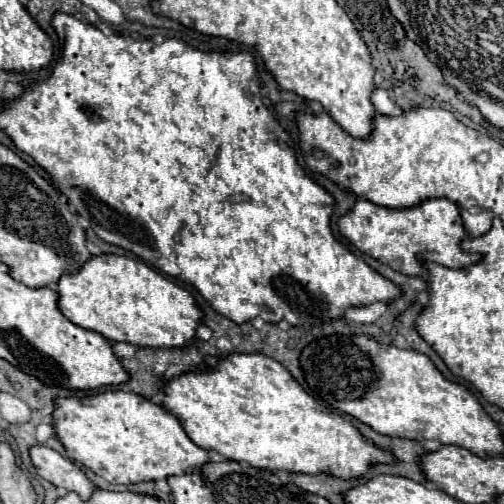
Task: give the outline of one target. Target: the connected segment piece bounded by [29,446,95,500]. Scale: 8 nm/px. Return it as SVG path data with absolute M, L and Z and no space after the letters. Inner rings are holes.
M31 446L29 456L41 478L49 480L51 484L55 484L61 490L65 488L65 490L77 492L85 500L91 496L95 486L81 472L81 468L75 462L71 462L69 458L61 456L59 452L55 452L47 446Z

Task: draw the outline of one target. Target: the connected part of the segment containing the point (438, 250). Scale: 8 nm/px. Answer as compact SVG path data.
M357 198L355 206L337 220L337 226L357 250L407 276L421 276L423 268L417 256L447 268L465 268L481 258L461 250L459 244L465 238L463 220L457 206L445 198L431 198L411 208L385 208Z

